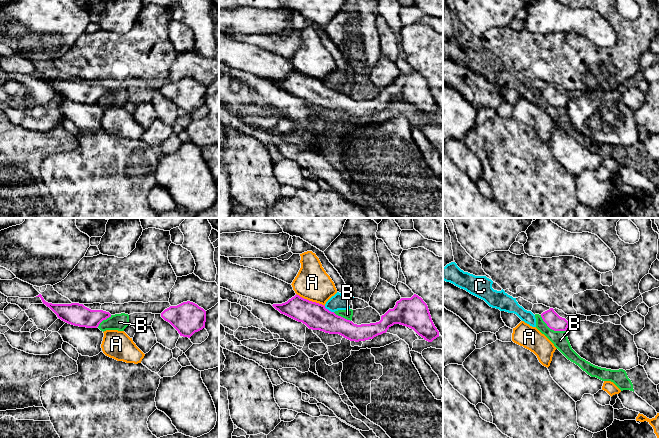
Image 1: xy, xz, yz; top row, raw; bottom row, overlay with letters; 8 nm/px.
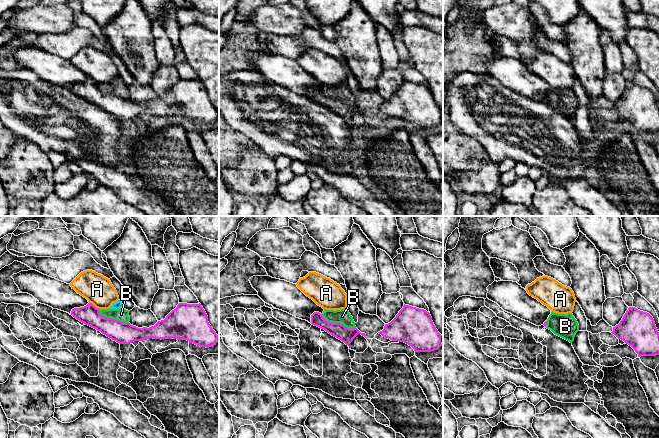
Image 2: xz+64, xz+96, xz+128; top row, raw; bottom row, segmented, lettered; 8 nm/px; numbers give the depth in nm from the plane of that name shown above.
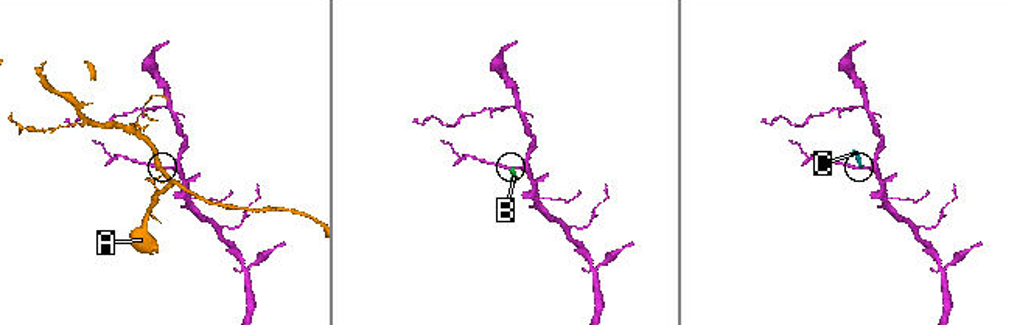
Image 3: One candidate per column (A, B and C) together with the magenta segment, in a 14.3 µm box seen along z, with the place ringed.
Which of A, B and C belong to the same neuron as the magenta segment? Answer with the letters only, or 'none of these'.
none of these

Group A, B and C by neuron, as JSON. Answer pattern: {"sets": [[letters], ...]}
{"sets": [["A"], ["B", "C"]]}

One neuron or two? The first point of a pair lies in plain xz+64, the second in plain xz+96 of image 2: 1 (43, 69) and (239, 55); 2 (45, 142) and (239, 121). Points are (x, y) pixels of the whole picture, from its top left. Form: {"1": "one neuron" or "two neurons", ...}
{"1": "two neurons", "2": "one neuron"}

